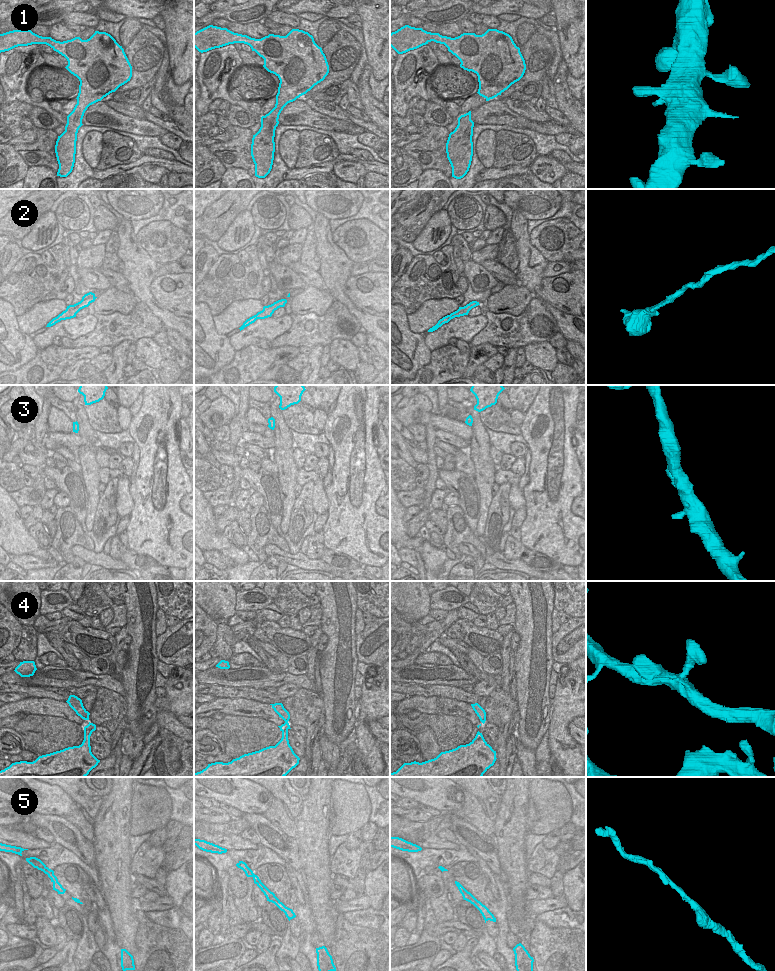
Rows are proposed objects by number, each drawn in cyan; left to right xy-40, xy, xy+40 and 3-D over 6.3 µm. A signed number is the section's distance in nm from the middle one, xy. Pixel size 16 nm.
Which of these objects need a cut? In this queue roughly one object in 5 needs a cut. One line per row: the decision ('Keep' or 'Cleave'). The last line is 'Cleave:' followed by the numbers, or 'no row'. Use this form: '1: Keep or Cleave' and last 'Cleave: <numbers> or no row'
1: Keep
2: Keep
3: Keep
4: Keep
5: Keep
Cleave: no row

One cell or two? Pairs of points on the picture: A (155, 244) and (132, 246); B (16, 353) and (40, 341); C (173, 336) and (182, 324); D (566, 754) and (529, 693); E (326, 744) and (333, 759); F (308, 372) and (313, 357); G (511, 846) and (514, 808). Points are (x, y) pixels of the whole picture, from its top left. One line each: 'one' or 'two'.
A: two
B: two
C: two
D: two
E: one
F: one
G: one

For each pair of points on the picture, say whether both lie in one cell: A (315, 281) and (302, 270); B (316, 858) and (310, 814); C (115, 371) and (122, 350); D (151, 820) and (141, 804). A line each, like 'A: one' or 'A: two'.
A: one
B: one
C: one
D: one

